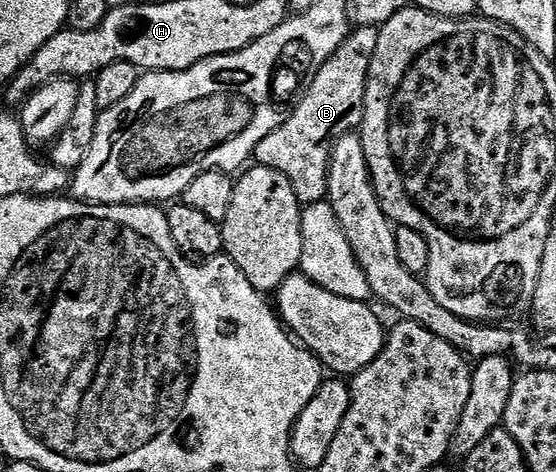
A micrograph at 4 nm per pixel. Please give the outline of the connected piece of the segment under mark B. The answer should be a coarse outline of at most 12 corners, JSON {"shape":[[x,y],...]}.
{"shape":[[379,30],[334,51],[253,156],[300,204],[328,198],[335,143],[362,128]]}

